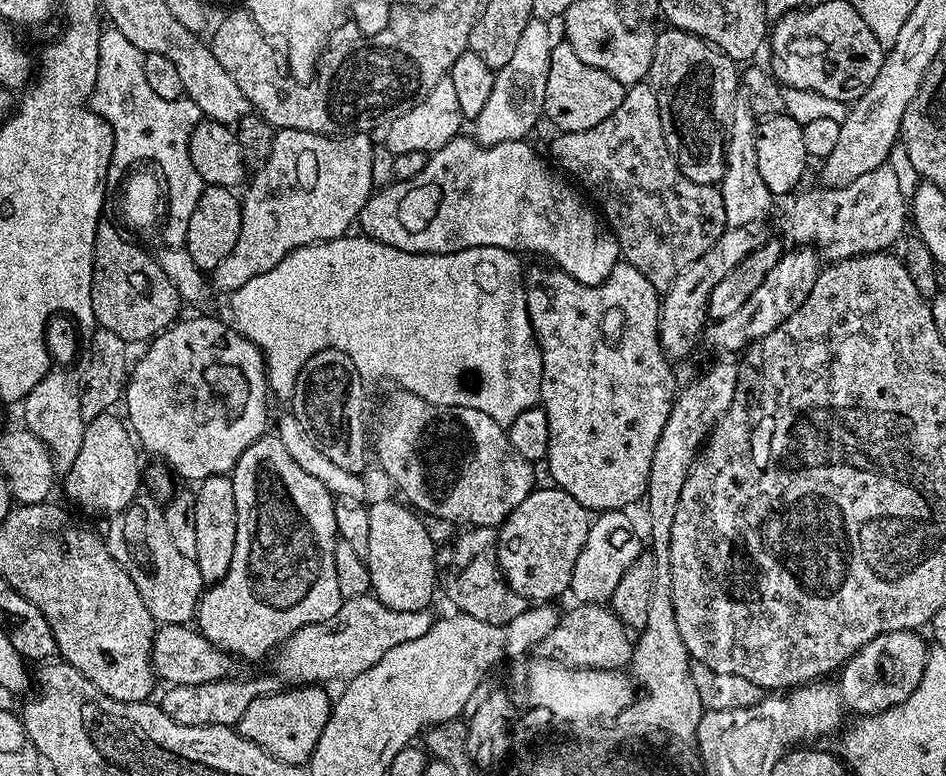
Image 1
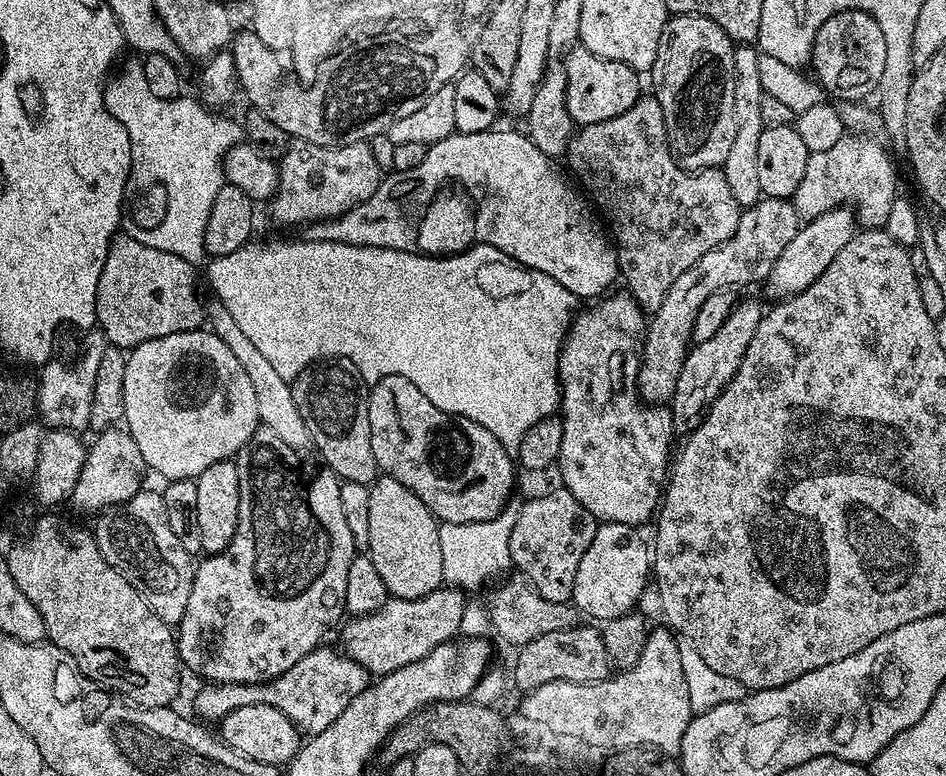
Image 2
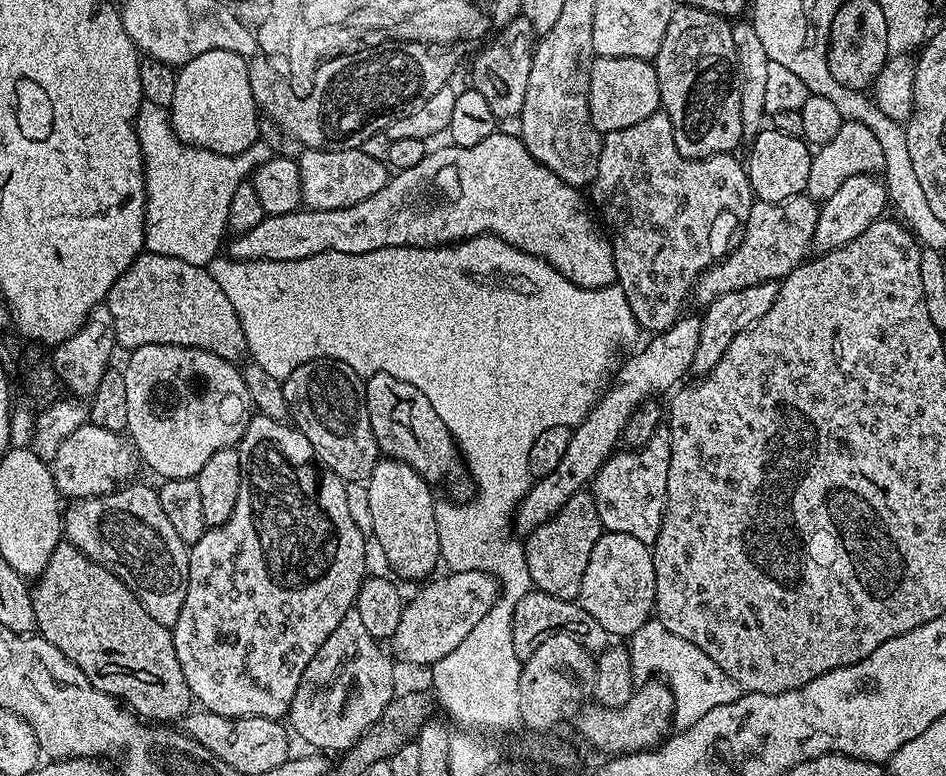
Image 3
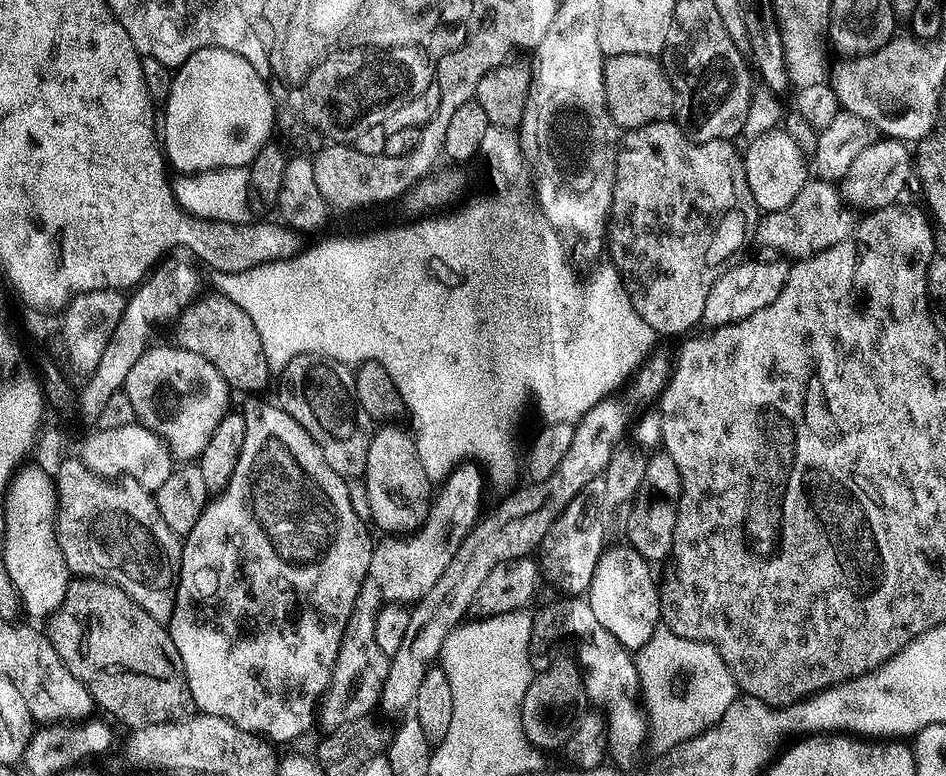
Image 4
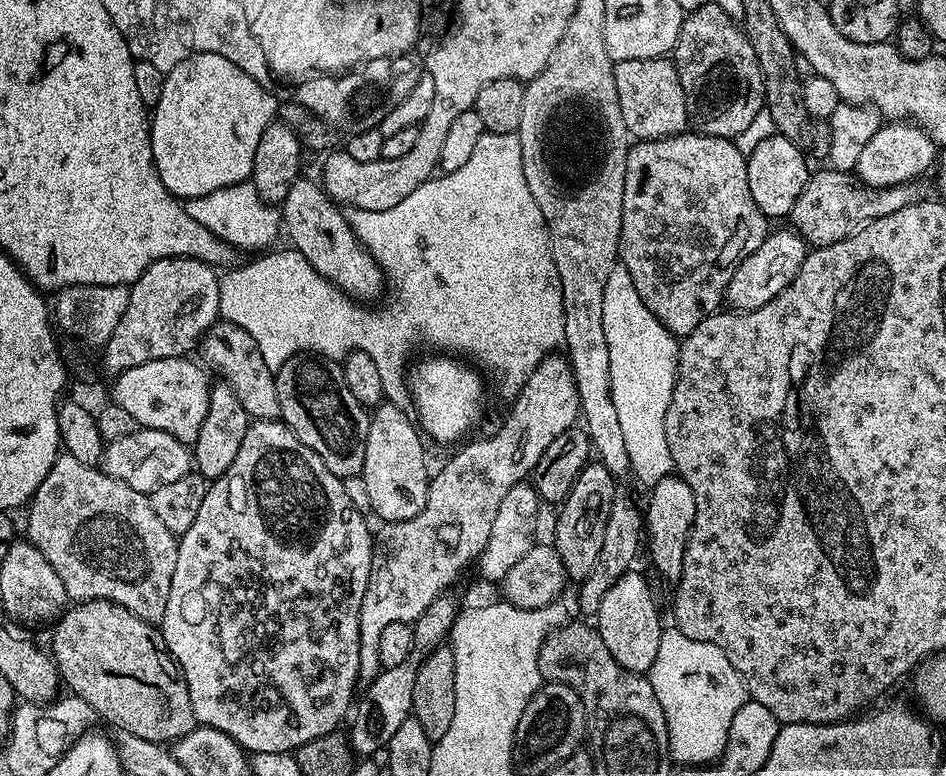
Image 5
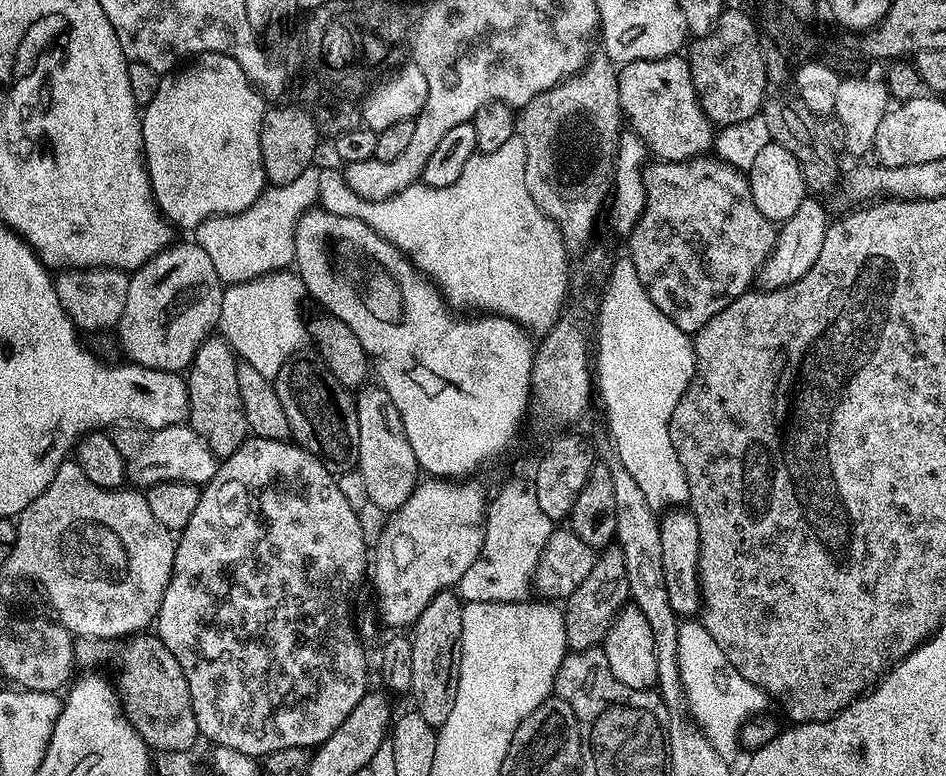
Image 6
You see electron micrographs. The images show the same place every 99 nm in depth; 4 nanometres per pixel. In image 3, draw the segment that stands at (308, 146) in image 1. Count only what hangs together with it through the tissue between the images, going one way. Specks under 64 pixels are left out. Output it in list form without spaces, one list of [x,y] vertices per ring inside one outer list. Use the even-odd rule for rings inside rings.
[[[323,146],[301,151],[298,157],[300,165],[300,198],[303,207],[314,210],[342,210],[354,206],[354,202],[363,202],[370,194],[378,194],[386,186],[390,175],[385,161],[370,158],[359,148],[329,150]]]

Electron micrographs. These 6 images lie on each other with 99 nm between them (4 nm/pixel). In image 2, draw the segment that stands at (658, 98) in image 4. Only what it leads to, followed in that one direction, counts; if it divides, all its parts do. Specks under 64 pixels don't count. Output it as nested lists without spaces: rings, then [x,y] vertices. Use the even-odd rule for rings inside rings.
[[[583,46],[569,48],[562,59],[566,74],[566,110],[573,125],[597,124],[606,122],[606,118],[618,118],[618,114],[630,110],[642,95],[641,77],[622,62],[598,58],[598,54],[590,54]]]

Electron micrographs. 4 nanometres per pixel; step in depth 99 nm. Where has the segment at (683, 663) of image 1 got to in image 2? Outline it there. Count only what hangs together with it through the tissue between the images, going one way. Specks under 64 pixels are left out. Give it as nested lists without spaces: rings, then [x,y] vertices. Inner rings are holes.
[[[741,299],[711,338],[701,344],[693,343],[688,349],[686,362],[682,362],[682,374],[678,374],[678,386],[674,386],[670,401],[672,426],[677,433],[687,434],[700,425],[705,412],[734,378],[738,366],[742,366],[746,346],[750,346],[750,338],[754,338],[765,315],[765,309],[760,309],[758,301]],[[659,627],[649,631],[646,646],[642,646],[642,658],[638,658],[632,668],[609,675],[607,680],[595,680],[589,684],[565,680],[546,682],[523,697],[524,701],[518,709],[519,715],[530,722],[546,726],[546,730],[580,736],[581,739],[589,740],[589,743],[609,747],[649,743],[665,748],[668,752],[680,751],[686,726],[690,726],[694,713],[690,706],[690,690],[686,690],[686,674],[682,674],[681,641],[667,627]]]

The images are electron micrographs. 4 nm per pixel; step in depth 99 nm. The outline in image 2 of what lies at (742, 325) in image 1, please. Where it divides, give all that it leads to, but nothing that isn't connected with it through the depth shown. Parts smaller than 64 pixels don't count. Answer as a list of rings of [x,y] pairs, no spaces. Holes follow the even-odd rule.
[[[848,206],[831,208],[826,214],[801,223],[794,238],[790,238],[786,250],[782,250],[778,262],[774,262],[774,270],[770,270],[768,275],[766,287],[773,296],[771,299],[779,302],[806,290],[806,286],[810,286],[810,282],[814,282],[818,274],[822,274],[822,270],[830,266],[830,262],[834,262],[834,254],[840,253],[842,246],[846,246],[846,242],[850,242],[850,238],[855,236],[857,231],[855,211]]]

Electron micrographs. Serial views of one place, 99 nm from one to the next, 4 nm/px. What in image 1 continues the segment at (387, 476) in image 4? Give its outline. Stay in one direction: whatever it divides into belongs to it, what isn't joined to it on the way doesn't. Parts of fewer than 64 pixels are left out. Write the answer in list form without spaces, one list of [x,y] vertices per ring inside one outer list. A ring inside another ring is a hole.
[[[380,500],[368,509],[370,546],[366,559],[370,570],[371,591],[377,600],[390,606],[390,610],[425,610],[436,592],[438,544],[428,533],[428,525],[421,513],[407,503],[396,500]]]

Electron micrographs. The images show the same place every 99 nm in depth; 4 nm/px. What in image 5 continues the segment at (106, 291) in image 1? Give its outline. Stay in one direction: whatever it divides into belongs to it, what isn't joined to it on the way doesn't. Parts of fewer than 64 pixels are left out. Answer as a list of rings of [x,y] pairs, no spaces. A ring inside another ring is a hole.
[[[217,319],[202,337],[203,348],[205,360],[203,363],[213,373],[216,371],[220,375],[217,377],[223,383],[230,385],[234,394],[238,394],[238,402],[242,402],[242,410],[246,410],[249,418],[274,420],[279,417],[280,407],[274,369],[266,366],[266,358],[262,358],[262,350],[258,350],[258,342],[254,342],[254,338],[246,334],[246,330],[242,330],[236,324],[231,324],[229,320]]]

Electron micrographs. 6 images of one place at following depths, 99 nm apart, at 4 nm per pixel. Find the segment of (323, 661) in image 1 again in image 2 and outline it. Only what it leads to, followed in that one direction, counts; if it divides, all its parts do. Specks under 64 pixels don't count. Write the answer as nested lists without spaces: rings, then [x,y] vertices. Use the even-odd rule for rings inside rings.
[[[442,586],[422,598],[413,600],[389,598],[381,608],[370,614],[352,616],[340,636],[341,642],[344,643],[344,655],[377,677],[402,666],[410,666],[410,662],[418,662],[418,658],[426,658],[430,650],[434,650],[439,644],[449,643],[455,637],[452,635],[460,632],[466,605],[463,594],[456,588],[459,587]]]

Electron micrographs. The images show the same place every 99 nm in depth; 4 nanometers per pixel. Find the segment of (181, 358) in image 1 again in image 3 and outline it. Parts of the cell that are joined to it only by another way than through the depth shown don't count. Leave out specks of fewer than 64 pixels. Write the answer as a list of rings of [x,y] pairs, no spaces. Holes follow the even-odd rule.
[[[142,346],[141,348],[131,349],[128,365],[123,365],[124,381],[126,382],[126,410],[128,411],[127,435],[130,437],[130,443],[138,453],[139,459],[144,460],[160,475],[164,480],[173,480],[174,478],[195,478],[206,466],[206,461],[213,454],[218,454],[222,448],[230,448],[239,445],[241,438],[244,437],[244,431],[248,425],[250,417],[253,415],[254,407],[251,398],[248,396],[246,382],[243,380],[242,371],[233,361],[224,360],[218,354],[210,354],[206,350],[197,348],[183,348],[182,346]]]

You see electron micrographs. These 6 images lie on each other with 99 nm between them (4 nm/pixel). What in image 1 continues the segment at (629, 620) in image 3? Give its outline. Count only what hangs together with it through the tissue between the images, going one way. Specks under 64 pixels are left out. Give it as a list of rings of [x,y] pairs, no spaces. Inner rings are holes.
[[[624,510],[602,512],[593,519],[590,530],[586,534],[586,546],[582,546],[582,554],[578,554],[578,562],[574,562],[574,574],[570,596],[581,604],[604,604],[611,601],[614,586],[622,579],[622,574],[630,570],[630,566],[640,557],[642,545],[636,533],[636,524]]]

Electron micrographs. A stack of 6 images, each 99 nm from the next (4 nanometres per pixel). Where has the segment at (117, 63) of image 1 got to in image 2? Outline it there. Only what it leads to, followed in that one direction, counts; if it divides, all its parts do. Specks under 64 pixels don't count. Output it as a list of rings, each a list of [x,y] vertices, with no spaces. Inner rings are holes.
[[[126,60],[107,77],[104,109],[122,122],[130,138],[130,152],[136,152],[132,208],[138,223],[132,224],[132,232],[136,232],[136,240],[142,246],[178,254],[178,258],[194,266],[203,265],[206,222],[214,198],[226,182],[224,155],[245,139],[244,129],[237,121],[235,124],[223,120],[220,114],[209,110],[199,99],[191,100],[187,94],[175,100],[156,97],[142,75],[140,60]],[[158,184],[164,184],[163,190]],[[159,208],[164,208],[163,218],[155,215]]]

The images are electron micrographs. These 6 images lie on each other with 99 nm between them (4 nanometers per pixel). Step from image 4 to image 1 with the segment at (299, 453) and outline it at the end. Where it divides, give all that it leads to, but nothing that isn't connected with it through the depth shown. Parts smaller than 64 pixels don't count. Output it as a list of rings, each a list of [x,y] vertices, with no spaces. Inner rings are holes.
[[[265,434],[255,440],[242,454],[242,458],[238,458],[230,477],[234,486],[234,499],[237,506],[237,537],[234,543],[234,556],[226,576],[216,584],[205,587],[204,594],[200,597],[200,604],[196,608],[194,624],[206,639],[223,648],[233,657],[249,656],[250,659],[256,660],[259,656],[266,655],[268,651],[269,655],[273,650],[279,648],[295,632],[302,630],[302,626],[310,626],[314,622],[326,622],[326,618],[334,618],[334,614],[338,614],[342,597],[338,590],[338,573],[334,571],[334,550],[338,539],[334,522],[334,497],[330,490],[326,490],[326,486],[322,486],[322,482],[318,482],[318,478],[306,474],[306,471],[294,462],[289,451],[286,450],[286,446],[282,444],[276,434]]]

